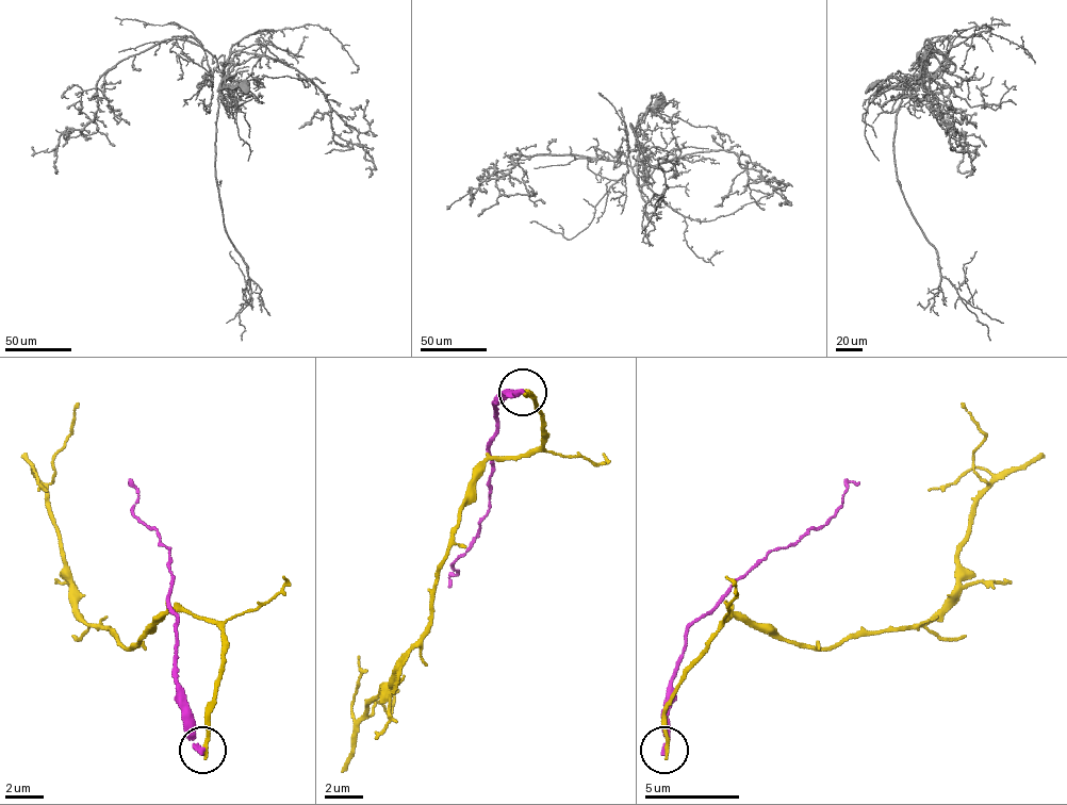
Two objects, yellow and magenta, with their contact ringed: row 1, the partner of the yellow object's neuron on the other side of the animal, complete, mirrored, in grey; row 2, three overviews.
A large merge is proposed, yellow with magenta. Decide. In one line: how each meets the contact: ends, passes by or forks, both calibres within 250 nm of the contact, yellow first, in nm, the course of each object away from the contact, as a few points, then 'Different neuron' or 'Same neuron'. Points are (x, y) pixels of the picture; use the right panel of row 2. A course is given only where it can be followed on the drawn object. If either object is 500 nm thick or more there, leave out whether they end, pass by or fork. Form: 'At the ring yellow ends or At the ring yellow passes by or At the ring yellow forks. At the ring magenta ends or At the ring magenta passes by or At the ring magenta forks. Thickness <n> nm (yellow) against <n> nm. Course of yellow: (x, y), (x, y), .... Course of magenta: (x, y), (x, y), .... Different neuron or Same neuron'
At the ring yellow ends. At the ring magenta ends. Thickness 200 nm (yellow) against 240 nm. Course of yellow: (668, 751), (682, 670), (734, 613), (805, 646), (938, 608), (986, 485), (963, 404). Course of magenta: (662, 751), (672, 679), (687, 633), (716, 604), (834, 513), (857, 480). Different neuron

